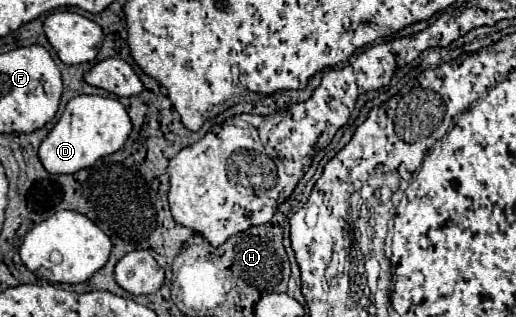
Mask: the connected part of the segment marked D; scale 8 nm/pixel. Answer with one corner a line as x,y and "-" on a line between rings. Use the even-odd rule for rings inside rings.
78,95
64,107
54,129
46,135
38,149
38,157
48,173
76,173
94,165
100,157
118,151
132,131
126,109
118,99
100,95

